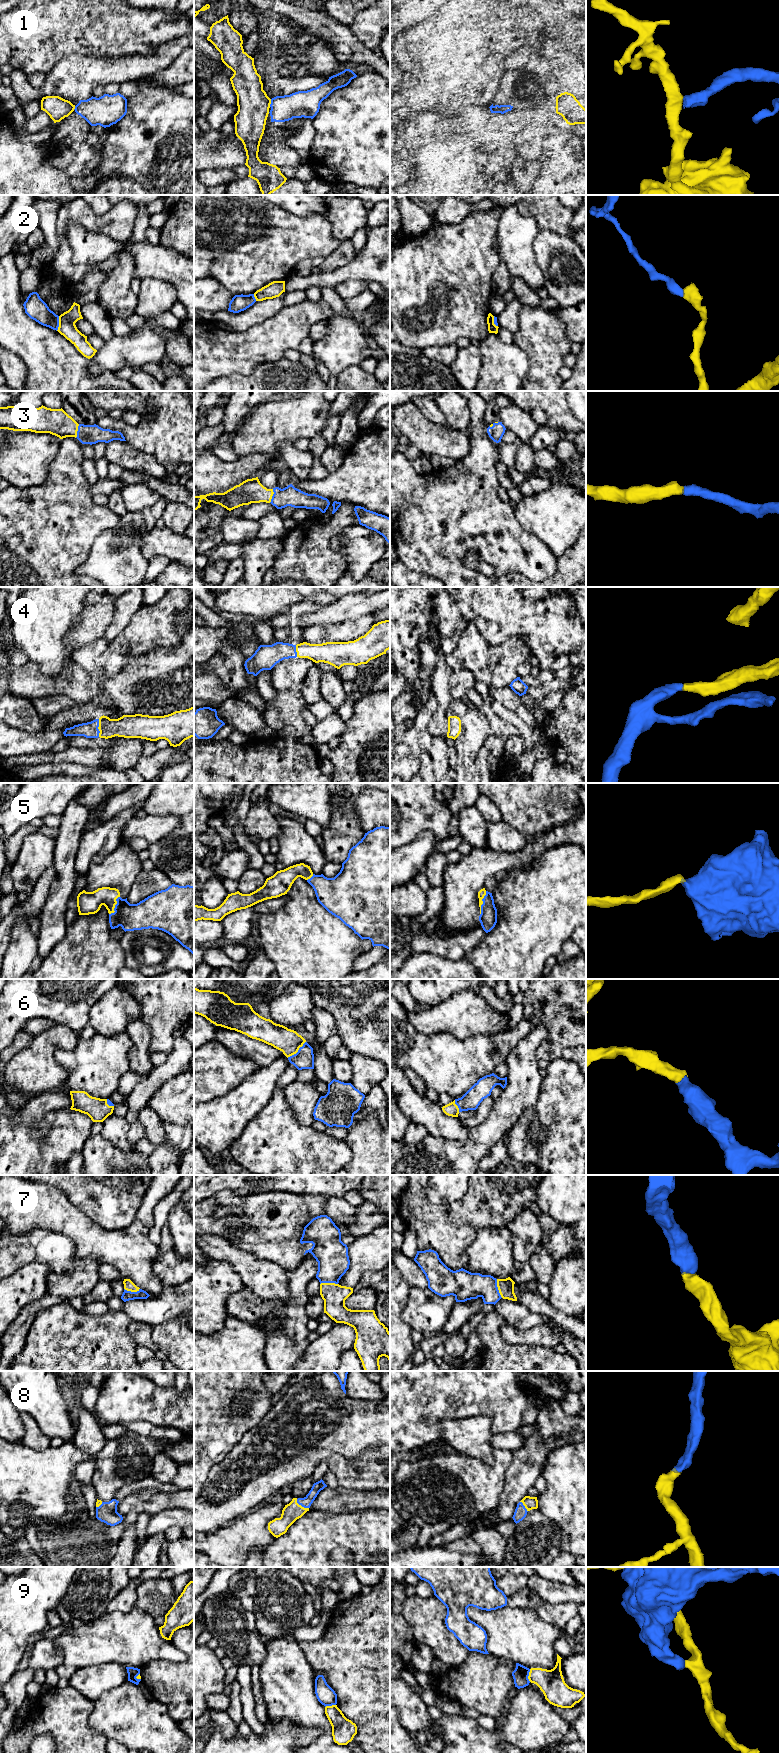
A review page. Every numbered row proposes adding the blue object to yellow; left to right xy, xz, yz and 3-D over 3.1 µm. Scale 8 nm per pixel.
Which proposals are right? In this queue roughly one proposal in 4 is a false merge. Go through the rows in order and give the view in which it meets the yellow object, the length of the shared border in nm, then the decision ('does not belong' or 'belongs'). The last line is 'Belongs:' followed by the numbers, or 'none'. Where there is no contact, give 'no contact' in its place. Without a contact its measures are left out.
1: contact in xz; length 70 nm; does not belong
2: contact in xy; length 120 nm; does not belong
3: contact in xy; length 120 nm; belongs
4: contact in xy; length 140 nm; belongs
5: contact in yz; length 200 nm; belongs
6: contact in xz; length 200 nm; belongs
7: contact in yz; length 160 nm; belongs
8: contact in xz; length 130 nm; belongs
9: contact in yz; length 100 nm; does not belong
Belongs: 3, 4, 5, 6, 7, 8

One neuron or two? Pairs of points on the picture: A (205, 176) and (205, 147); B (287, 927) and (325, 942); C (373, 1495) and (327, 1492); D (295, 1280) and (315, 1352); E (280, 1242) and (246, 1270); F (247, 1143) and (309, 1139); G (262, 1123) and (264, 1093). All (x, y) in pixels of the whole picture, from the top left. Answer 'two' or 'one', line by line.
A: two
B: one
C: one
D: two
E: two
F: one
G: two

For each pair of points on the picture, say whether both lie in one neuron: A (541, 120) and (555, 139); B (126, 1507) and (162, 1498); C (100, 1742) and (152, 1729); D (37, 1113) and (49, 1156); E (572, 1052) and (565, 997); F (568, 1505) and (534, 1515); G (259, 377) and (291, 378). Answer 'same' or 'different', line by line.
A: different
B: same
C: different
D: different
E: different
F: different
G: same

